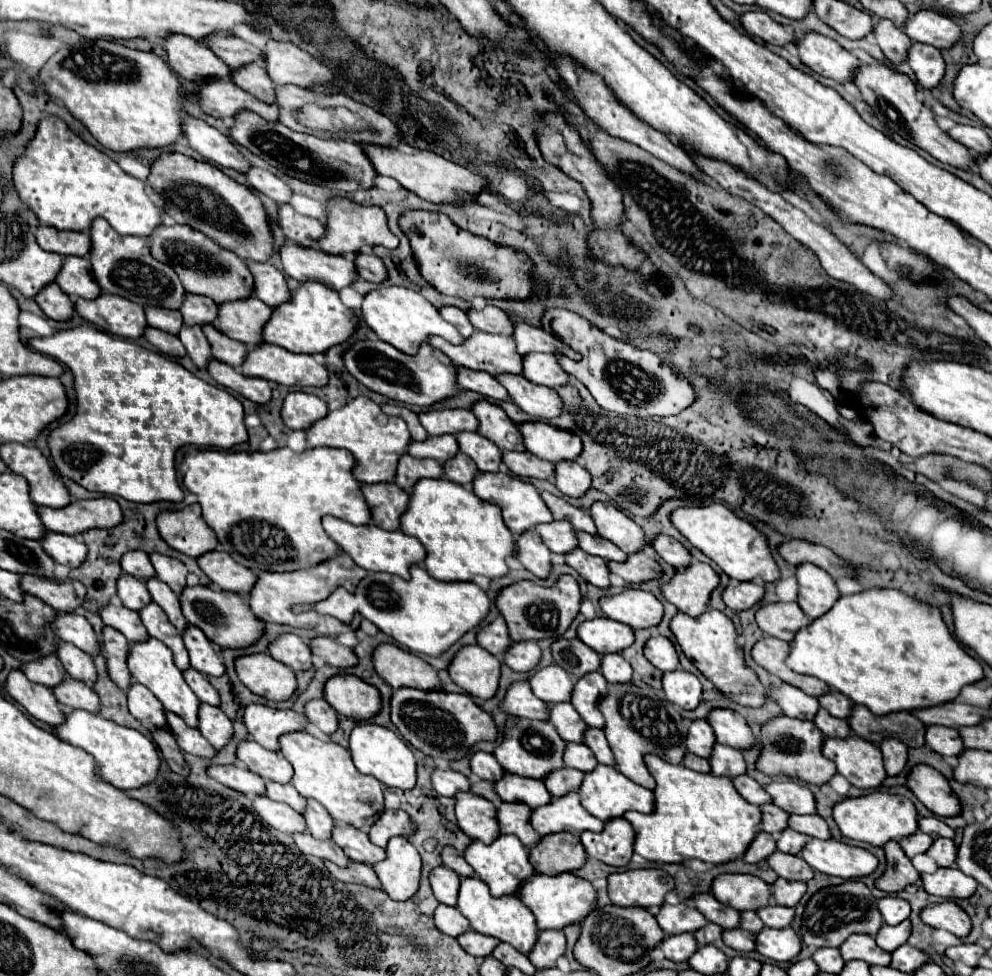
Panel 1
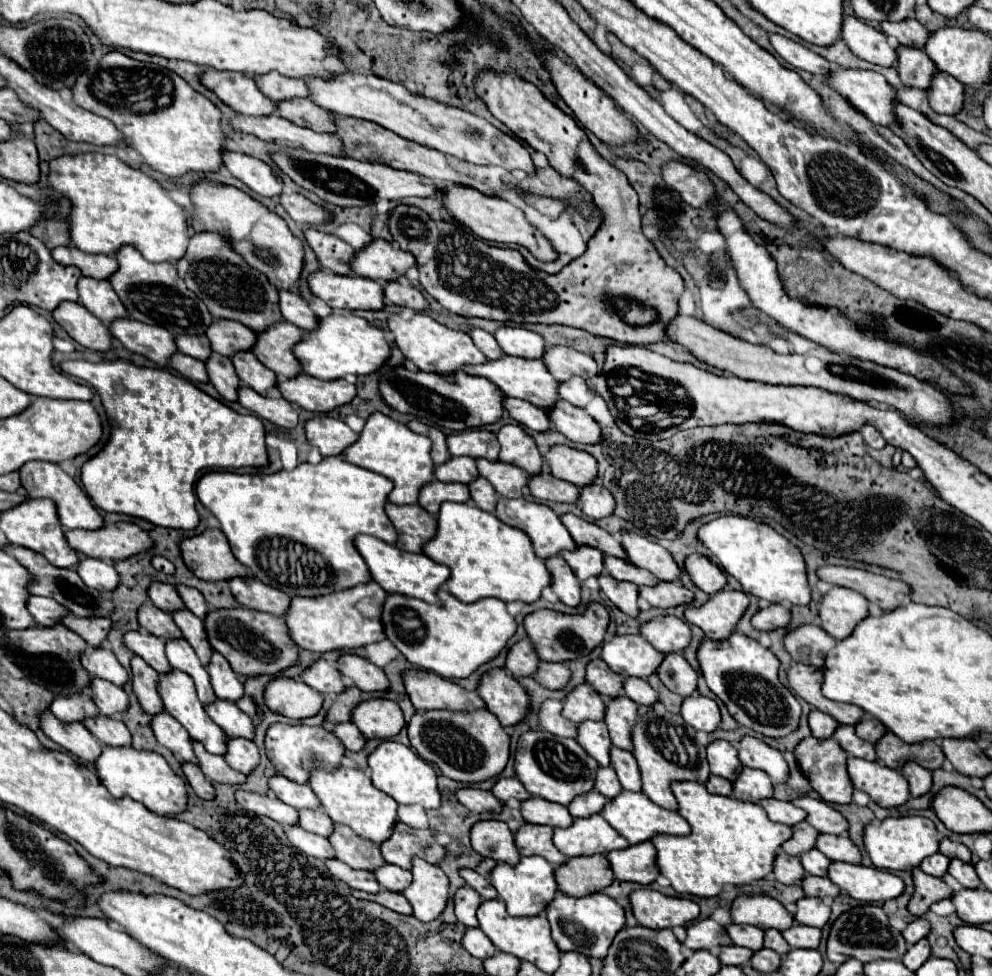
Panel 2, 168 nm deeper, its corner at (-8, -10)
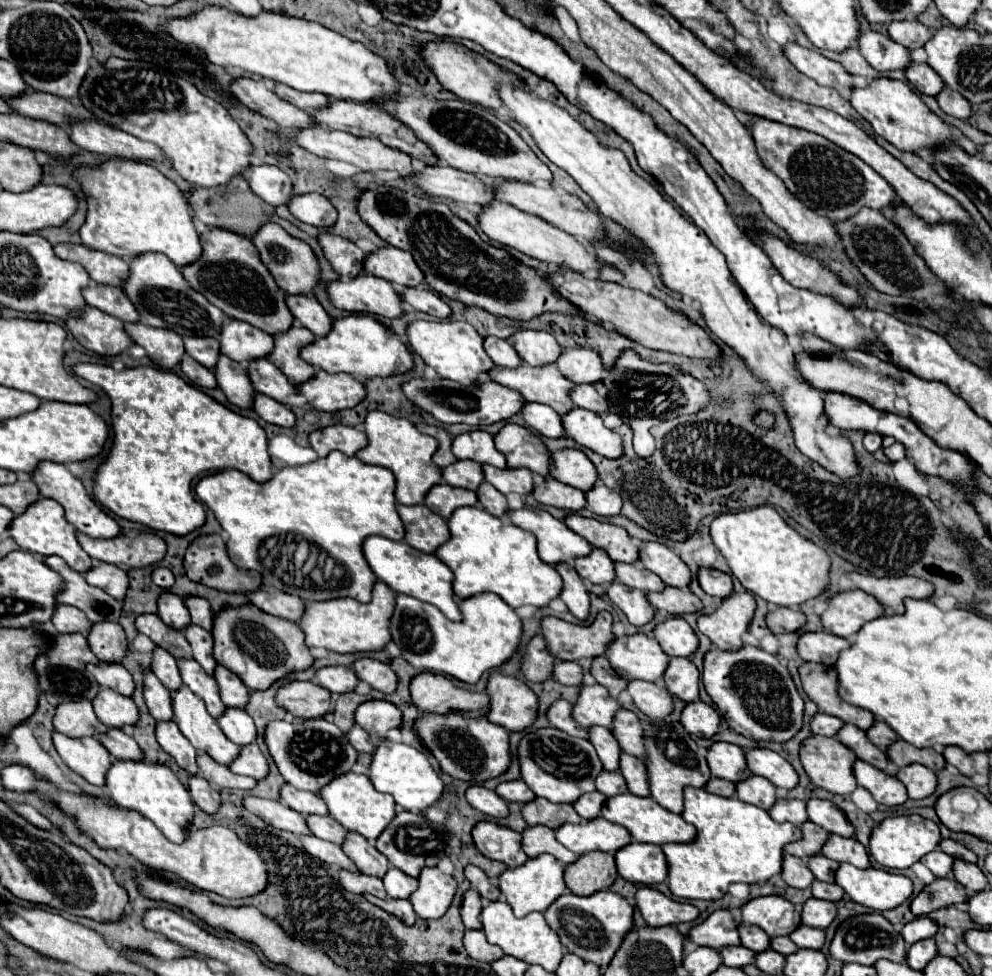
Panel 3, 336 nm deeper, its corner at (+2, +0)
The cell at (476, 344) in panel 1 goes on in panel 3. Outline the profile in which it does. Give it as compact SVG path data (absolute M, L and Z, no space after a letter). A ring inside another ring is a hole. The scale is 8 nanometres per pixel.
M525 362L517 368L493 366L489 372L493 382L499 382L507 388L513 388L523 394L527 402L541 402L551 406L555 412L565 414L573 408L569 400L569 390L575 386L569 382L555 364L549 366L525 366Z

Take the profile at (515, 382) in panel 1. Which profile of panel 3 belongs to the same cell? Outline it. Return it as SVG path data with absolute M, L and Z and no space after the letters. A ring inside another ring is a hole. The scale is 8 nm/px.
M575 406L573 410L569 410L569 414L561 416L565 434L569 438L573 438L577 444L595 450L601 456L607 458L619 458L623 452L623 444L621 438L603 426L603 420L593 414L591 410L581 410L579 406Z

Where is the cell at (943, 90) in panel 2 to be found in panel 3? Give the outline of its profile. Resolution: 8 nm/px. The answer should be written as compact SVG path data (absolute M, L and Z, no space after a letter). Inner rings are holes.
M943 86L943 90L935 96L937 102L939 102L939 108L949 114L949 116L955 116L955 118L969 118L971 114L971 104L961 96L957 94L955 90L949 90L949 86Z

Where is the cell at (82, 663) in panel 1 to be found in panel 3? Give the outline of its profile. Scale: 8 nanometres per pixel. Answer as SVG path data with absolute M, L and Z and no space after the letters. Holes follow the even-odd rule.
M103 686L97 692L97 698L93 698L93 708L97 718L109 728L133 726L139 718L135 702L131 698L125 698L123 694L117 694L115 690L109 690L107 686Z

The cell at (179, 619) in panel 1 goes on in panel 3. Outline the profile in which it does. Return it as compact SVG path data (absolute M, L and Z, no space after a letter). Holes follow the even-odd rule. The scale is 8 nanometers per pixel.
M189 624L183 628L183 634L185 638L189 640L191 648L193 648L193 658L201 664L201 668L207 672L207 674L213 674L213 668L215 668L215 658L213 658L213 638L211 638L211 632L207 630L201 630L201 626L195 626L195 624Z

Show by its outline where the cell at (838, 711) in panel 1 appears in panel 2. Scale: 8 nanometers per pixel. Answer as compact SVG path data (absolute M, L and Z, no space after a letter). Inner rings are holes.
M867 718L867 720L863 720L863 724L857 724L855 726L855 732L861 736L861 740L871 742L871 744L877 744L883 738L883 734L887 734L887 728L881 726L879 720Z

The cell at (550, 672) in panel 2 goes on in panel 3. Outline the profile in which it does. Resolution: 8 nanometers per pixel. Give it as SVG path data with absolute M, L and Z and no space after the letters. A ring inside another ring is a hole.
M557 660L551 672L551 678L565 686L579 686L583 680L583 668L577 662L561 662Z

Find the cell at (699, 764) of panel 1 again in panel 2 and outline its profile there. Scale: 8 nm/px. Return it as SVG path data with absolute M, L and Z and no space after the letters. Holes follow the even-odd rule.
M711 776L709 782L705 784L705 788L707 788L707 792L711 792L711 794L721 794L721 796L731 796L731 792L733 792L731 782L729 782L729 780L723 780L723 778L719 778L719 776Z

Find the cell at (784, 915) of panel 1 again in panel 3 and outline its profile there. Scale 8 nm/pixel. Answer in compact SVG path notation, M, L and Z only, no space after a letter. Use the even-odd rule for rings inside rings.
M801 924L797 930L793 930L793 934L789 934L789 938L799 946L799 948L815 948L819 950L825 942L825 932L823 930L813 930L811 926Z

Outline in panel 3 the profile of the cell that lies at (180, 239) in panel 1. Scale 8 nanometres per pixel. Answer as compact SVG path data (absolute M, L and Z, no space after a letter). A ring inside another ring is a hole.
M211 228L201 236L203 254L197 262L181 268L189 286L203 294L213 306L225 312L229 318L249 322L251 326L265 330L267 334L277 334L293 324L293 316L285 306L285 292L279 290L269 270L261 264L257 248L249 238L233 234L231 230Z

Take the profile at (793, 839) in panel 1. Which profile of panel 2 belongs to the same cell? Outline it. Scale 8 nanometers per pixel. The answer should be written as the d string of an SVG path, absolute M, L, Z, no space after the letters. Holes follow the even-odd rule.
M819 850L803 854L801 862L803 862L803 868L813 876L827 876L827 868L831 864L831 860L827 856L823 856Z

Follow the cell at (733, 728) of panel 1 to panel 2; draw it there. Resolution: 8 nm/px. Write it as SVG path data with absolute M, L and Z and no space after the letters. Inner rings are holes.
M745 736L739 742L739 758L741 758L743 766L767 772L773 778L773 782L777 782L777 784L783 784L789 778L789 766L785 762L783 754L777 748L767 746L763 740Z

